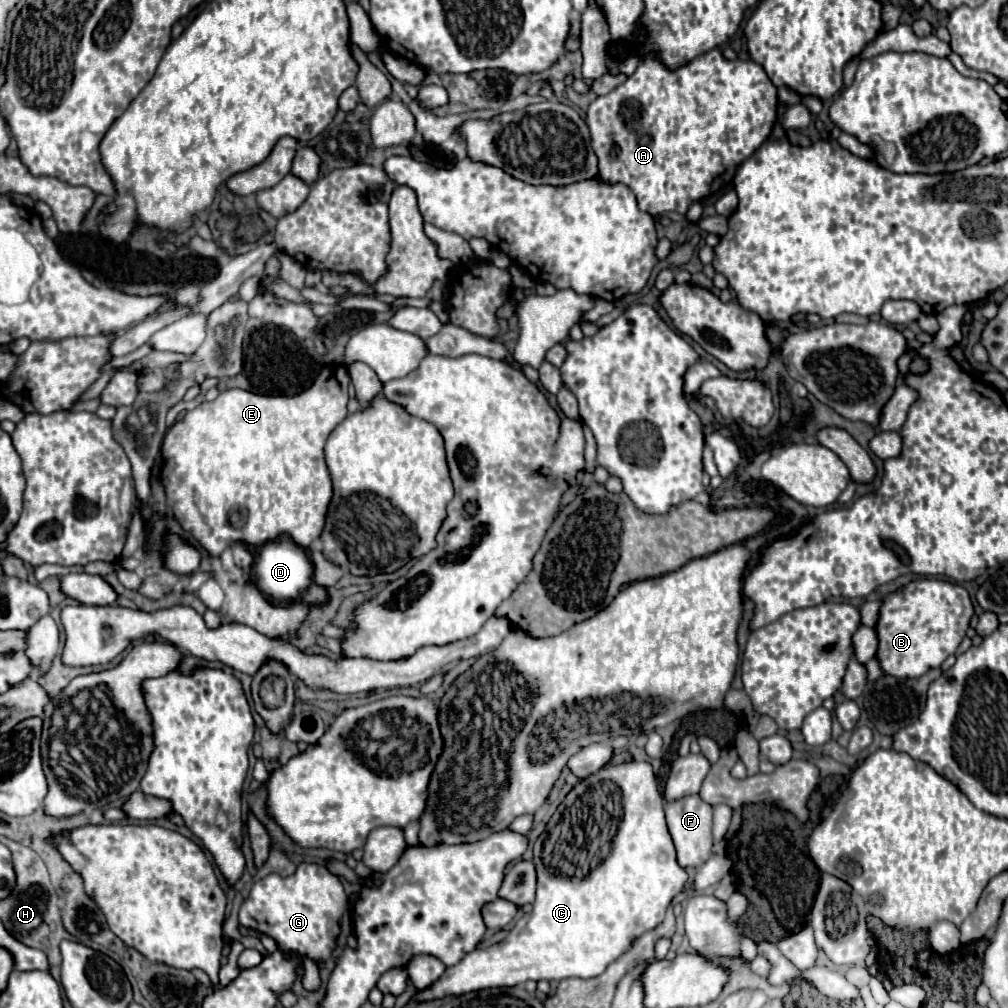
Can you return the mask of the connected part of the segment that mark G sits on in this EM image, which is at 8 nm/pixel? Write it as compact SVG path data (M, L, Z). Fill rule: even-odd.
M302 862L288 878L270 874L256 884L242 902L238 914L240 924L272 936L282 950L296 950L300 956L328 960L334 948L334 938L340 932L338 920L348 904L340 878L322 864ZM252 918L256 926L252 926Z

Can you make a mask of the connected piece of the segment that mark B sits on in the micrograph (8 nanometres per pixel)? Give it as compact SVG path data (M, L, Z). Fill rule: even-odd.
M938 578L912 580L910 584L886 594L874 626L878 634L876 660L882 674L892 678L920 678L928 670L940 668L966 636L972 614L974 606L968 590L960 584Z

